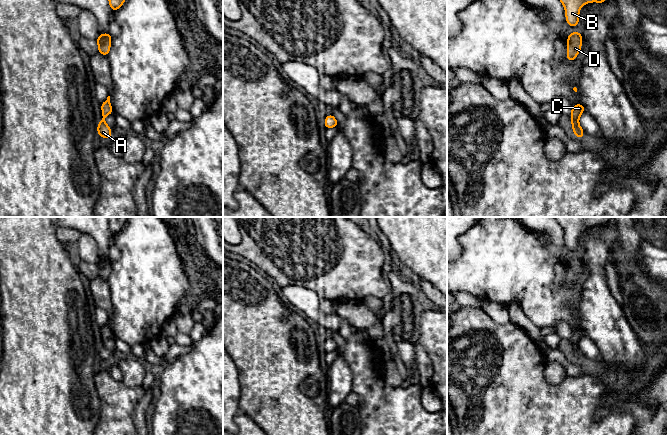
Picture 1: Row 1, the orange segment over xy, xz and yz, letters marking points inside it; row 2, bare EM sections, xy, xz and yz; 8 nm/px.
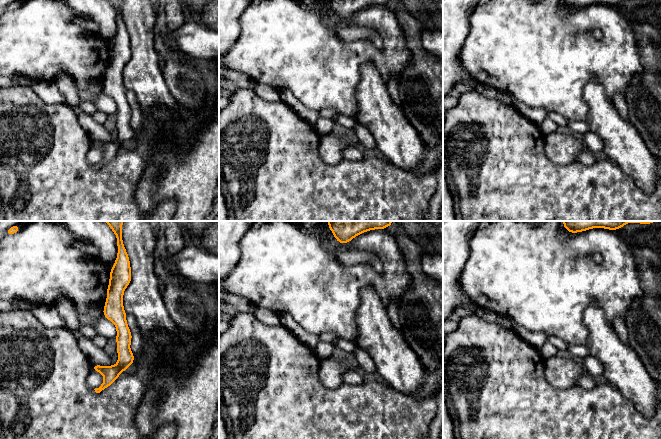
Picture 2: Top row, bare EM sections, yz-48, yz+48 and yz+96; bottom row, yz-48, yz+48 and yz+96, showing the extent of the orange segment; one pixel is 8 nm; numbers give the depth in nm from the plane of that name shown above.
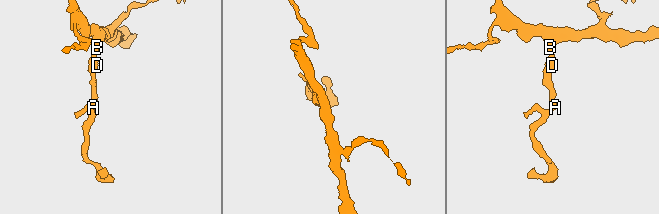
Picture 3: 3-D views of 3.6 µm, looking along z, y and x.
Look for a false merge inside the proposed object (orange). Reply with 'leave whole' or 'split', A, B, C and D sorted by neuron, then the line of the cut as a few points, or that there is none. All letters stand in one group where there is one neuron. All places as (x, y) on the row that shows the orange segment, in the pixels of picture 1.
leave whole; A B C D; no cut

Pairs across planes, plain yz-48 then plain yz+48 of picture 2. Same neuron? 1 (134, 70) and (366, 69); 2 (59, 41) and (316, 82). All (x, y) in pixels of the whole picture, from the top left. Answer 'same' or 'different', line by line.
1: same
2: same

